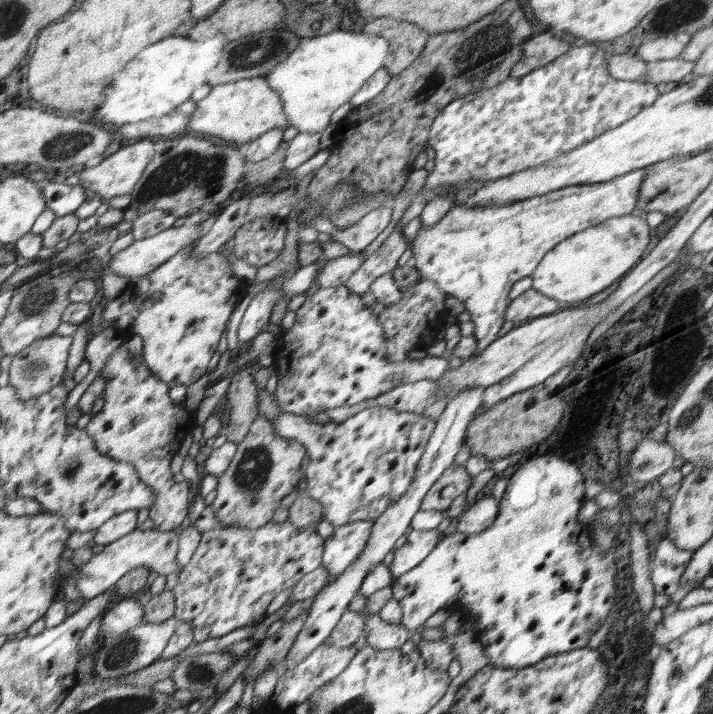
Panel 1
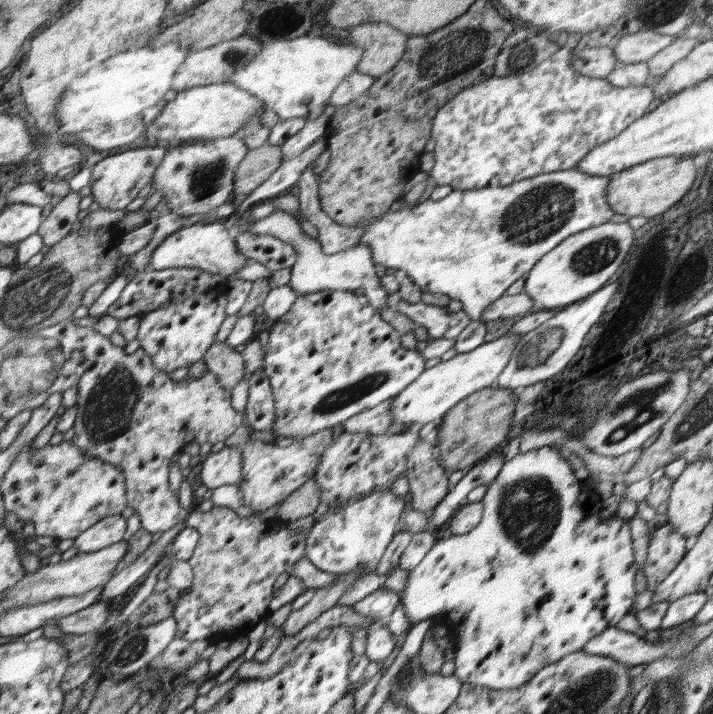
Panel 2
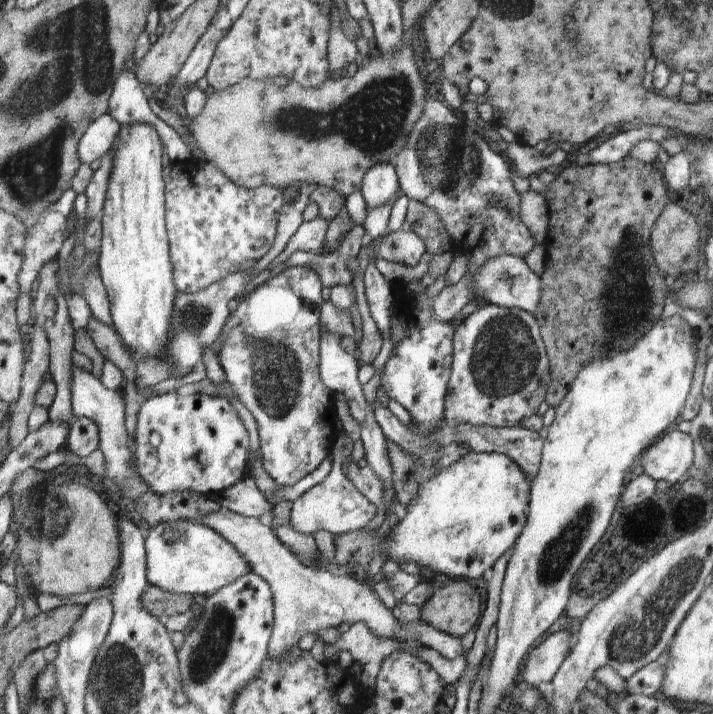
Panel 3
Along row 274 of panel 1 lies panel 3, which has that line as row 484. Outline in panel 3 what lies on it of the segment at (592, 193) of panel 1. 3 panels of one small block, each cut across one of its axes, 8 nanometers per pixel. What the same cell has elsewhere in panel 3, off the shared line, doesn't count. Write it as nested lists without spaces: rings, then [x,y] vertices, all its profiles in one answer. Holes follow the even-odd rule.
[[[470,451],[468,455],[452,464],[451,467],[448,467],[446,471],[440,473],[438,476],[419,478],[419,491],[417,498],[411,502],[410,506],[406,508],[405,511],[400,511],[399,521],[390,527],[390,533],[385,534],[384,539],[381,542],[376,542],[376,534],[379,528],[374,532],[364,532],[363,529],[361,529],[360,531],[352,531],[343,535],[335,535],[335,563],[346,567],[348,572],[360,571],[361,569],[366,568],[371,561],[371,558],[368,558],[370,554],[373,554],[374,556],[380,551],[385,551],[382,550],[382,547],[388,547],[390,552],[390,557],[388,560],[394,560],[398,564],[400,564],[403,560],[412,560],[416,562],[417,566],[420,568],[423,566],[428,566],[428,568],[431,568],[434,572],[440,572],[440,574],[444,574],[444,576],[448,576],[450,579],[473,579],[485,577],[486,572],[490,571],[491,568],[494,567],[495,560],[499,559],[504,552],[511,550],[513,544],[516,542],[516,539],[520,536],[520,533],[526,524],[530,487],[531,482],[529,483],[527,481],[527,477],[519,469],[519,465],[517,465],[511,457],[502,453],[475,453],[474,451]]]

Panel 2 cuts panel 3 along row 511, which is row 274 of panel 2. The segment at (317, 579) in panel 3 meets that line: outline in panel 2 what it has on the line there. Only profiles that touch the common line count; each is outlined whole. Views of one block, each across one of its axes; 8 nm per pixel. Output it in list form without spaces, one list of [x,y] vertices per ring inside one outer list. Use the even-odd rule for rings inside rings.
[[[216,220],[184,226],[162,240],[159,248],[144,253],[150,258],[148,269],[196,267],[219,274],[224,279],[228,275],[232,275],[234,271],[242,269],[246,265],[245,262],[248,262],[248,259],[237,252],[233,238],[233,230],[226,221]]]

